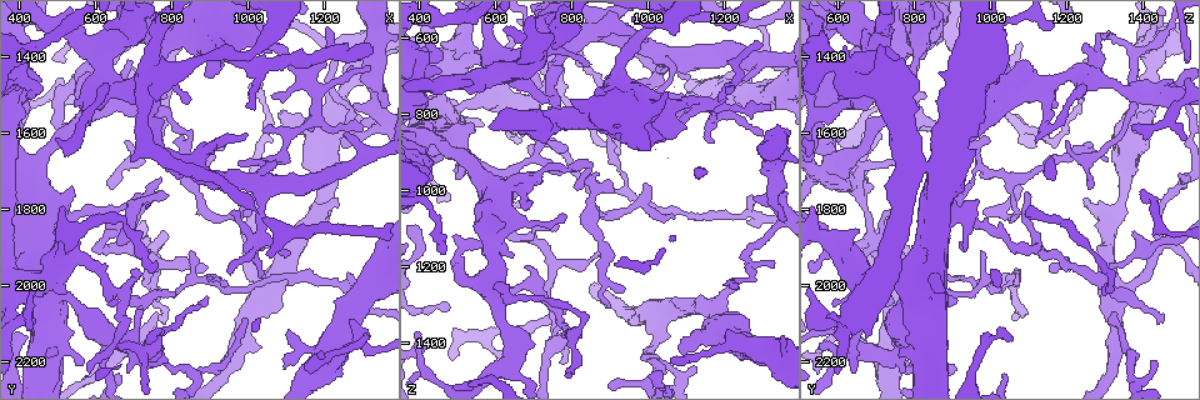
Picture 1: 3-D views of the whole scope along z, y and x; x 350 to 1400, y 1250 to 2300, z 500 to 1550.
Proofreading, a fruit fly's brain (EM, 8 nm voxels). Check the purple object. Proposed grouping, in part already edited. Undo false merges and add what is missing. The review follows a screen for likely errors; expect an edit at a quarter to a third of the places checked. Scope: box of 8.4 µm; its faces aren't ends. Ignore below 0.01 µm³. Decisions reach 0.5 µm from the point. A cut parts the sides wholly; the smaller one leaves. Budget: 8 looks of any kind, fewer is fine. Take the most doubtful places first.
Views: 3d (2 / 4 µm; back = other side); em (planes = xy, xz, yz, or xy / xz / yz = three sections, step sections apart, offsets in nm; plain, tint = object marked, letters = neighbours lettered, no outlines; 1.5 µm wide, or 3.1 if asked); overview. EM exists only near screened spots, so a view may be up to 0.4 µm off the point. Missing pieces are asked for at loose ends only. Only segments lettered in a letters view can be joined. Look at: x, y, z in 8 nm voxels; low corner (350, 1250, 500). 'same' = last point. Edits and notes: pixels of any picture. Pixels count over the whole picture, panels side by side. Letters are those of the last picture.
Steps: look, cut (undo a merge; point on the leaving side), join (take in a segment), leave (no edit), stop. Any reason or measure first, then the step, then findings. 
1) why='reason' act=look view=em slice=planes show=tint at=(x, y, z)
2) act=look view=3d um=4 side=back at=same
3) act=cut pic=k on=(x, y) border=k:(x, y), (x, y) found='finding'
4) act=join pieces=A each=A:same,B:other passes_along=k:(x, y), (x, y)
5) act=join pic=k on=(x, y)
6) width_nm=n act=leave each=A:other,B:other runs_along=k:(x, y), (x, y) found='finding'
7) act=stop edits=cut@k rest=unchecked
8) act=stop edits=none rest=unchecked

why='abrupt turn' act=look view=em slice=planes show=plain at=(710, 1780, 890)

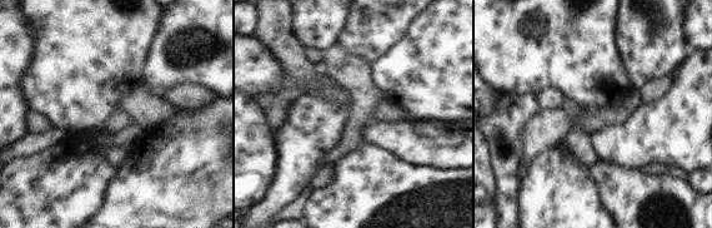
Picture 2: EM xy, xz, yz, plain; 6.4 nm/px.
why='where the object lies' act=look view=em slice=planes show=tint at=same

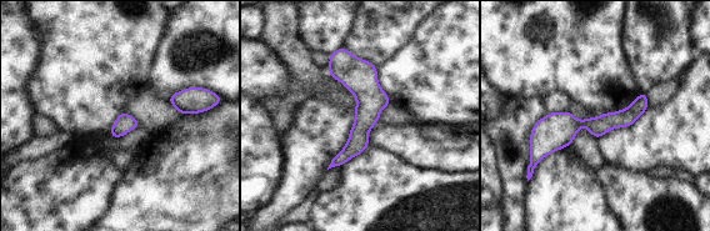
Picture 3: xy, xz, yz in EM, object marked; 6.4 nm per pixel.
act=look view=em slice=planes show=letters at=same

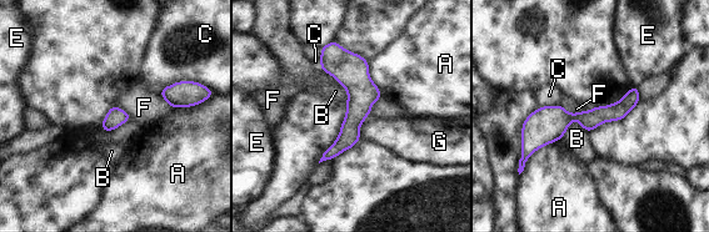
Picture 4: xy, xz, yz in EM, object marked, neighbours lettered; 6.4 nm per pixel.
act=leave each=A:other,B:other,C:other,E:other,F:other,G:other border=4:(321, 69), (345, 89) found='continuous, no second neuron'

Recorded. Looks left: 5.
why='thin end' act=look view=em slice=xy step=4 show=letters at=(780, 2100, 1435)

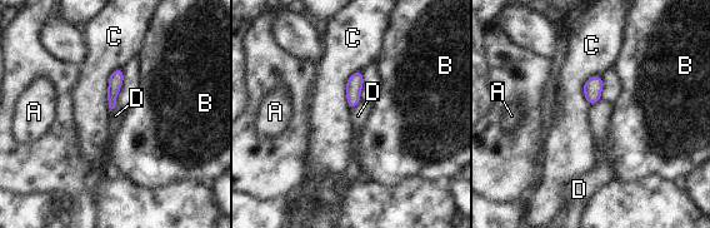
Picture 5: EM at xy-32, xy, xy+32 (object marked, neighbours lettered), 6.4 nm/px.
act=look view=em slice=xz step=8 show=letters at=same

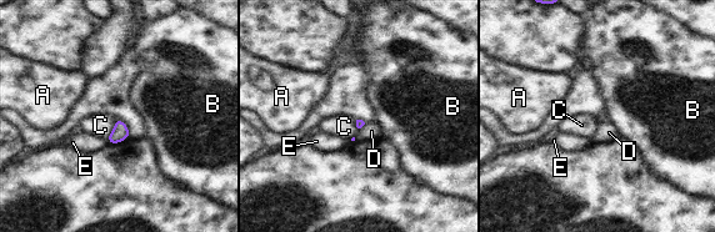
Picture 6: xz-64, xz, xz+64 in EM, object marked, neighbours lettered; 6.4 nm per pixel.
act=leave each=A:other,B:other,C:other,D:other,E:other found='none of them fits'

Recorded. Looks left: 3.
why='tapers out' act=look view=3d um=4 at=(485, 1990, 1300)

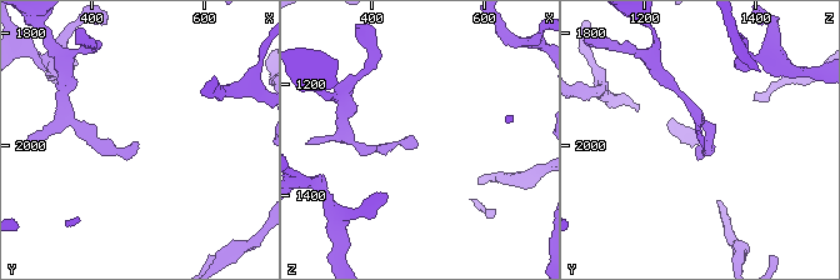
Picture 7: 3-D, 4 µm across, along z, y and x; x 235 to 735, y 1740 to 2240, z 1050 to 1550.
act=look view=em slice=planes show=letters at=(480, 1990, 1310)

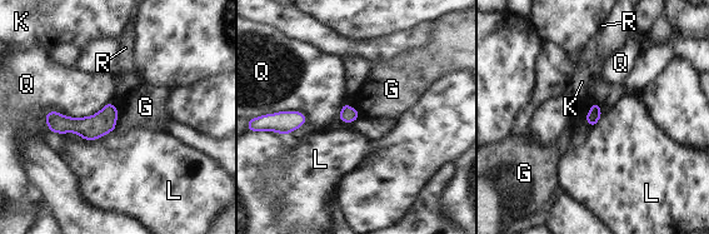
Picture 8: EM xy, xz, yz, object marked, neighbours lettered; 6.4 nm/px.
width_nm=90 act=leave each=G:other,K:other,L:other,Q:other,R:other runs_along=8:(114, 111), (100, 124), (48, 118) found='no lettered segment goes on from it'

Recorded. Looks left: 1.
act=stop edits=none rest=unchecked

